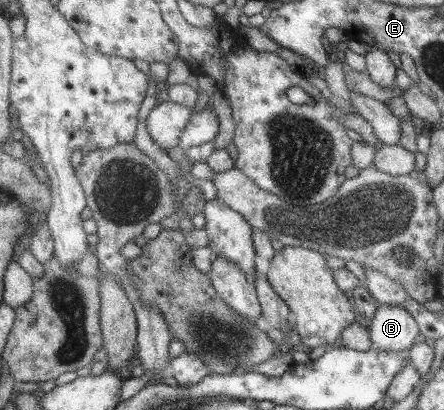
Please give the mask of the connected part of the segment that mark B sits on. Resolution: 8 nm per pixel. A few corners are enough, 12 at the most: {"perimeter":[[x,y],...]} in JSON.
{"perimeter":[[377,305],[368,326],[373,346],[409,350],[419,335],[409,311]]}

